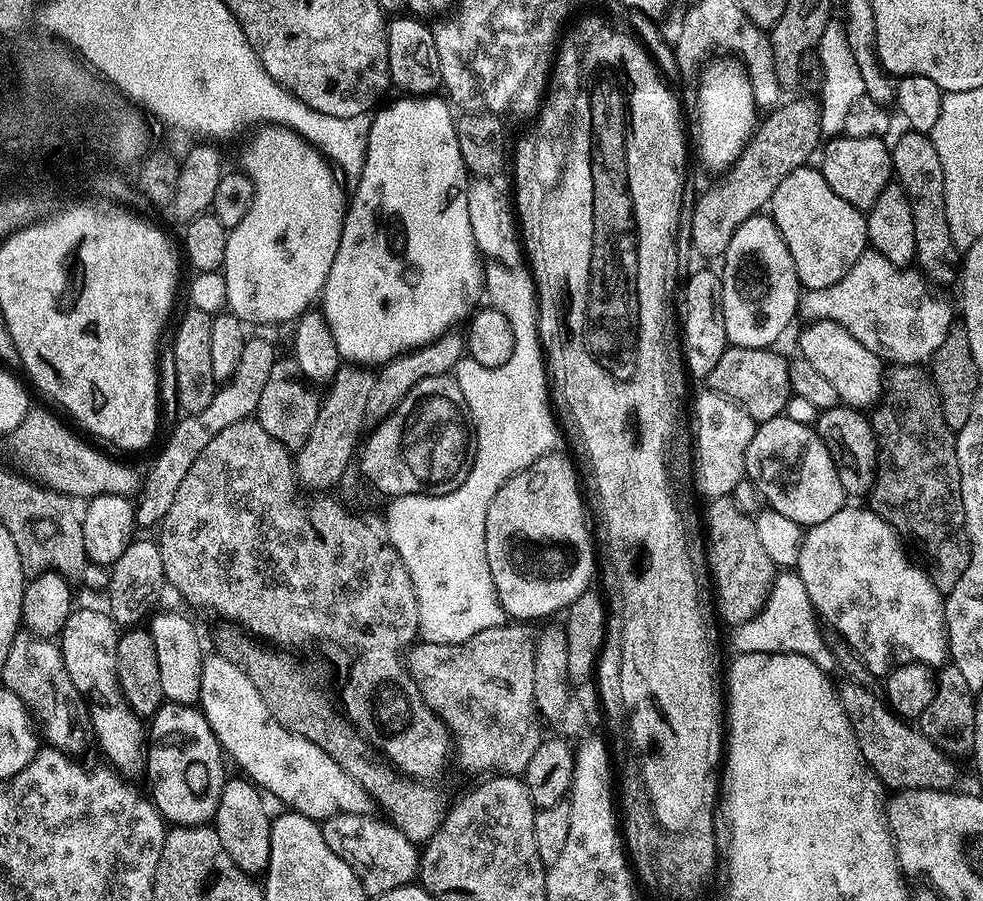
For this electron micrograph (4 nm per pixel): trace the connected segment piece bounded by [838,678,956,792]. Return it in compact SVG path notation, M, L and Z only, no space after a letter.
M845 679L845 684L839 685L838 691L840 701L850 718L850 730L854 730L854 738L858 738L858 750L862 750L862 758L874 770L874 774L880 779L885 789L899 790L901 788L933 788L939 792L951 789L956 780L956 768L953 757L935 748L933 744L924 737L919 727L913 726L909 721L899 717L879 695L875 696L873 690L867 684L858 684L855 680Z

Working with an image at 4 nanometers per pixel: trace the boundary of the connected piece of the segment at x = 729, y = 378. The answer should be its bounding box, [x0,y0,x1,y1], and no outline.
[706,346,792,422]

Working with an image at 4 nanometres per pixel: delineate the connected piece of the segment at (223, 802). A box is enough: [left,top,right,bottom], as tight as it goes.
[214,778,272,878]

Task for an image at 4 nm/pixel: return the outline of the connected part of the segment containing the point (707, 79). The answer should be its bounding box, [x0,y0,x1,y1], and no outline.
[696,58,758,173]

